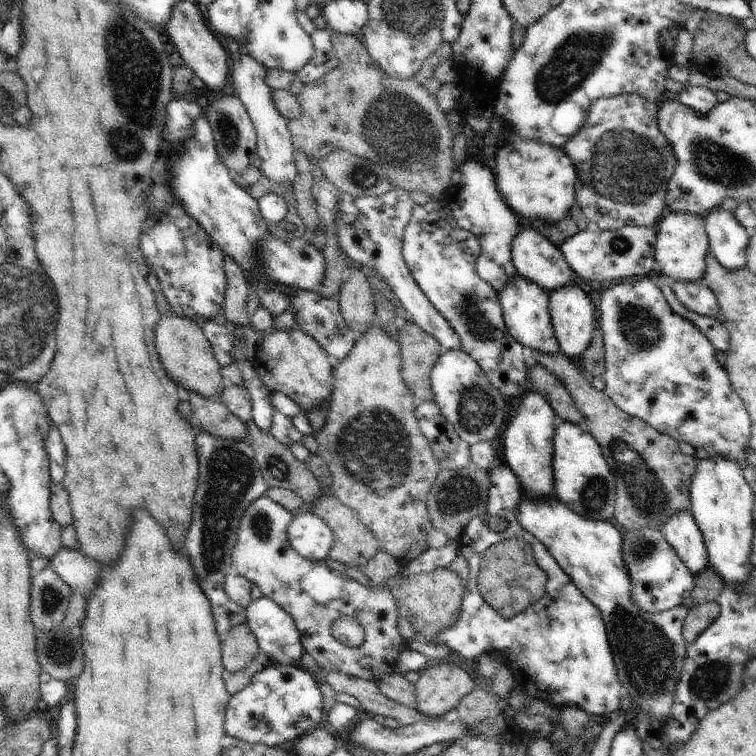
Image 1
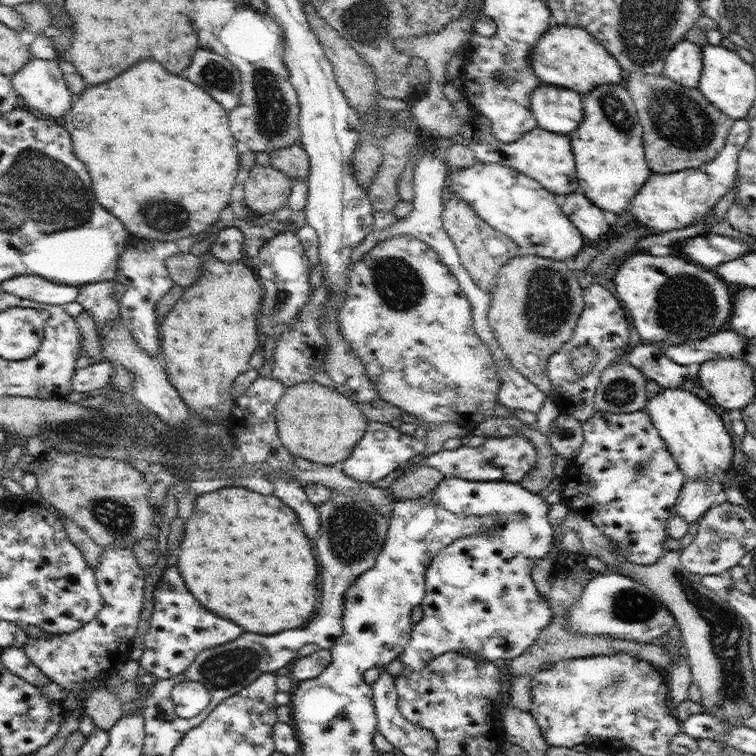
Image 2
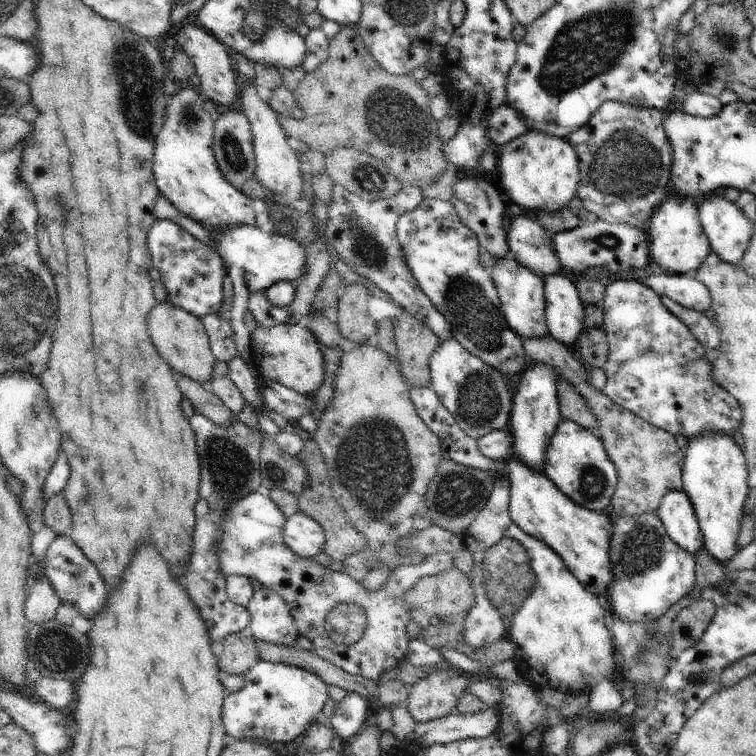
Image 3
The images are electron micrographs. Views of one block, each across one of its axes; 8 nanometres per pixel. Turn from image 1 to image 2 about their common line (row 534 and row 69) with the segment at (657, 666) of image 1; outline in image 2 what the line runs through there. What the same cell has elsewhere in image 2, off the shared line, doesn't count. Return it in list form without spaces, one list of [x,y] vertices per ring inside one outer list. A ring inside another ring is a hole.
[[[551,23],[541,40],[533,46],[529,59],[532,72],[541,83],[570,89],[578,93],[582,99],[600,85],[624,84],[625,72],[618,61],[597,38],[578,26]]]

